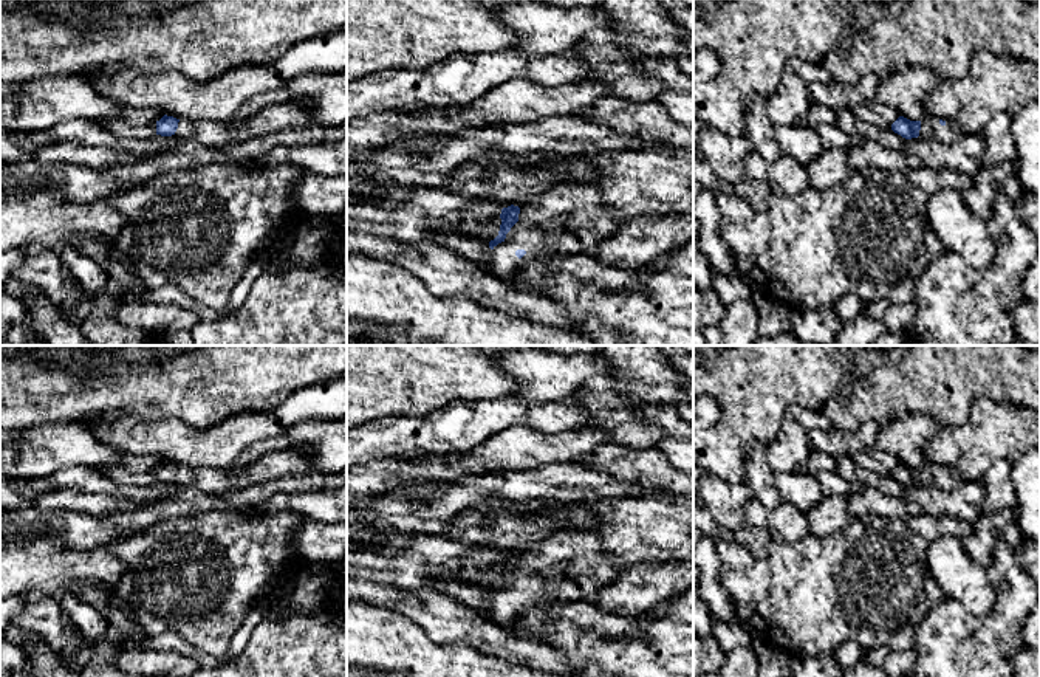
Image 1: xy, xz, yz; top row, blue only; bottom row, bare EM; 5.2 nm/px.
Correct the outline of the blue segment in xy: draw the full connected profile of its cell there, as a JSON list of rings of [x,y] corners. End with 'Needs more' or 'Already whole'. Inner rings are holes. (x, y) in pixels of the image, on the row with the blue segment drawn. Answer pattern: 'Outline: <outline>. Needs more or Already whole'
Outline: [[[302,101],[269,105],[255,115],[232,121],[176,119],[164,115],[156,121],[156,135],[175,135],[184,141],[197,141],[212,149],[232,143],[245,143],[282,129],[302,129],[310,124],[308,108]]]. Needs more

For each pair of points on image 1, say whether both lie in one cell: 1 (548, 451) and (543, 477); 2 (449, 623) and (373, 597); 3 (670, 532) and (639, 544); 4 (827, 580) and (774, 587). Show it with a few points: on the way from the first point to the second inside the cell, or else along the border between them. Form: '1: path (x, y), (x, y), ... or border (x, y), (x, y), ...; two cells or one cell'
1: border (576, 460), (509, 471); two cells
2: path (431, 609), (392, 598); one cell
3: path (663, 532), (652, 532), (647, 536); one cell
4: path (814, 587), (786, 587); one cell

